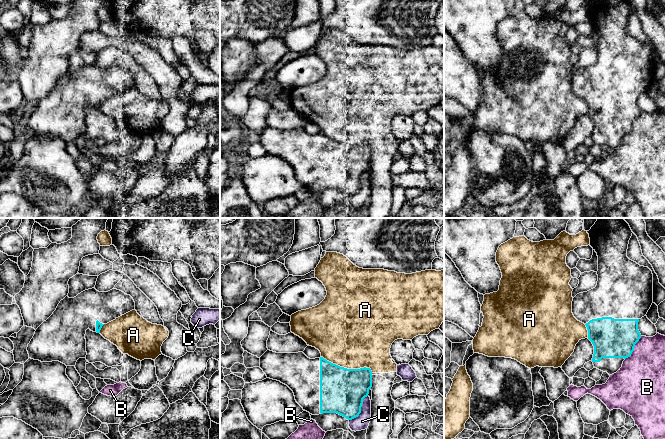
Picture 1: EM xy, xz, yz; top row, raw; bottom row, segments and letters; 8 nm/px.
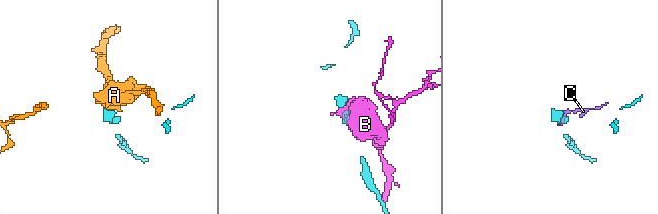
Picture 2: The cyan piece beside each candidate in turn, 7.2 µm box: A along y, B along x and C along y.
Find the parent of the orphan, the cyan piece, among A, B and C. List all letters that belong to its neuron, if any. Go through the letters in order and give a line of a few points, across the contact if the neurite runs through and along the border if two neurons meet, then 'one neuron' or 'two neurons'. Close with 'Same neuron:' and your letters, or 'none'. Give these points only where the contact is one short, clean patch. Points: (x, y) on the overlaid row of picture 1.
A: two neurons
B: two neurons
C: two neurons
Same neuron: none

